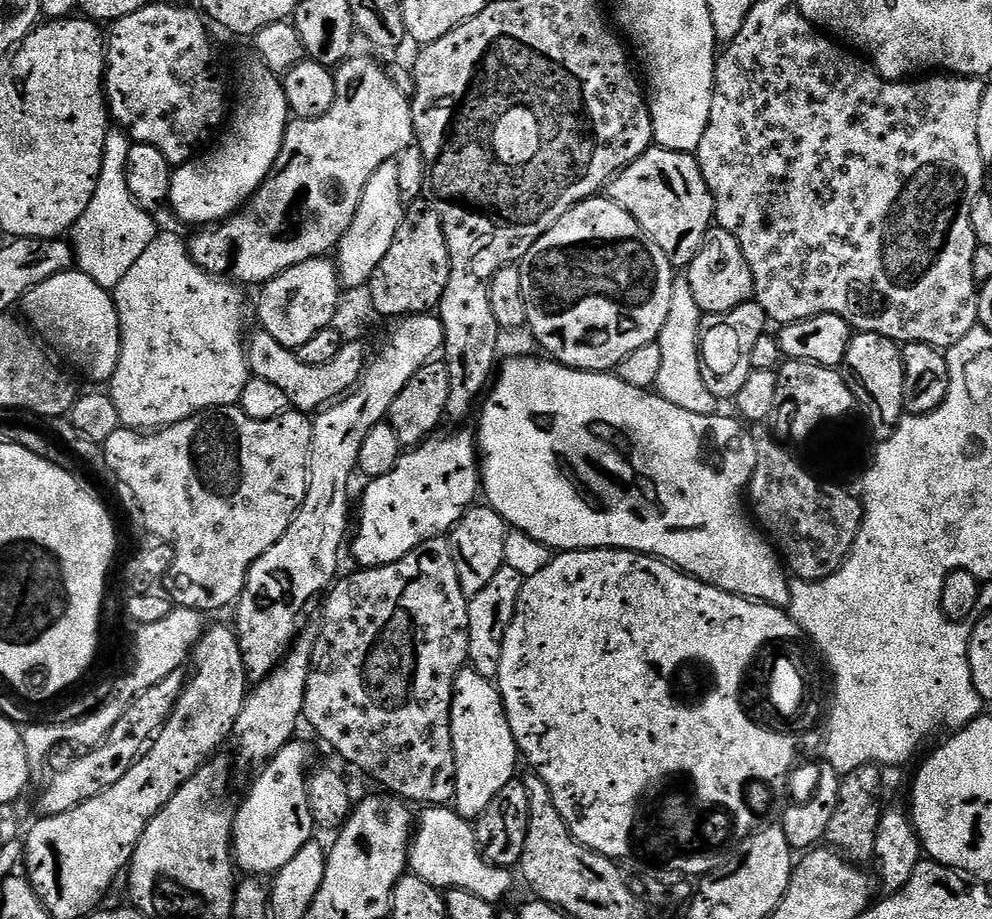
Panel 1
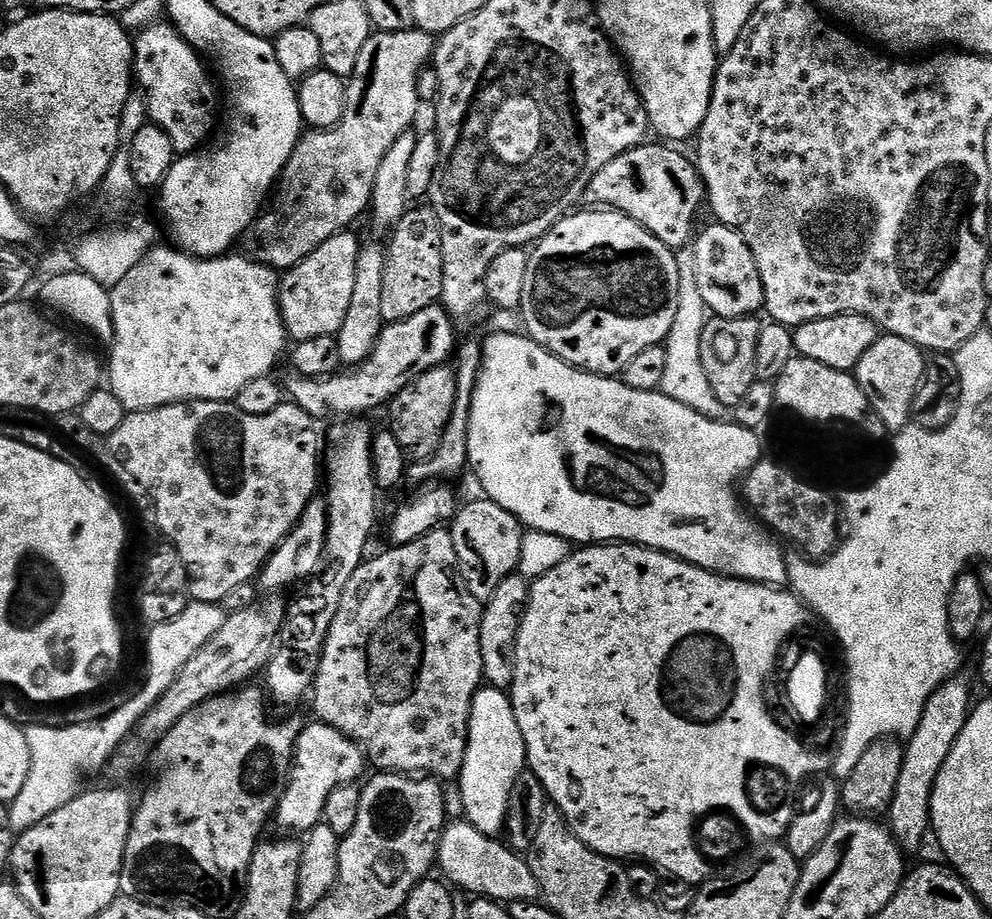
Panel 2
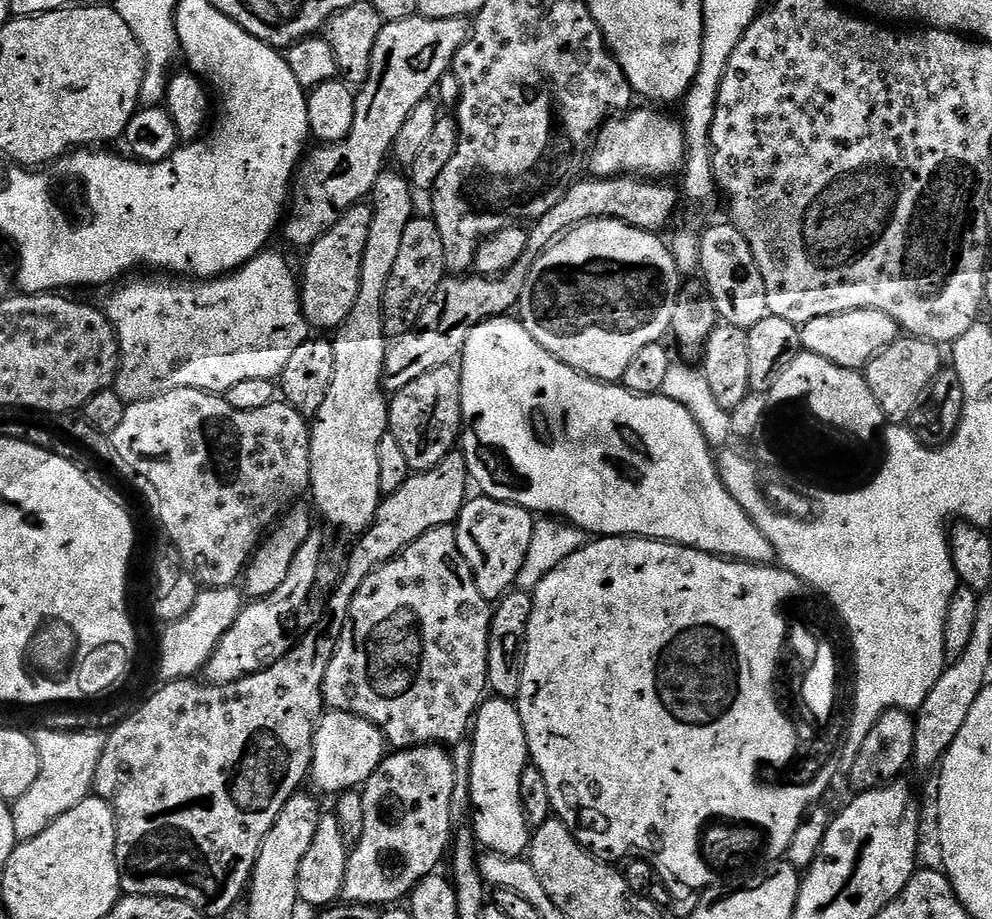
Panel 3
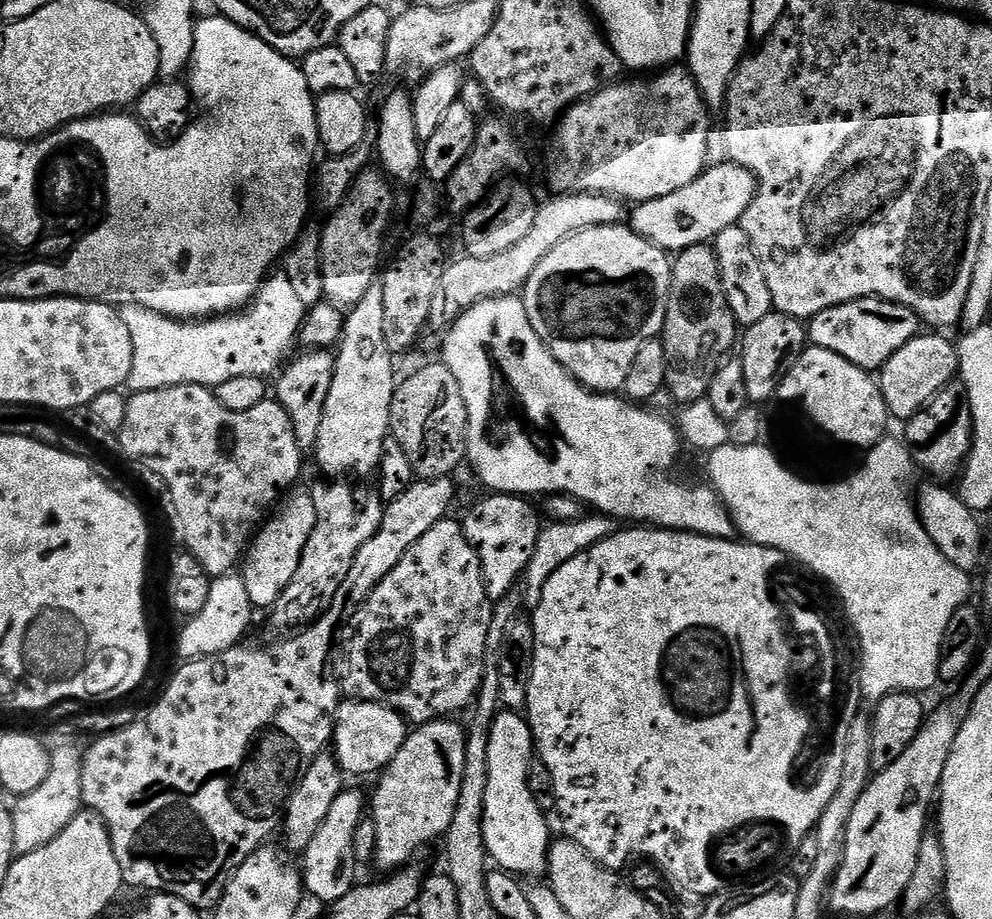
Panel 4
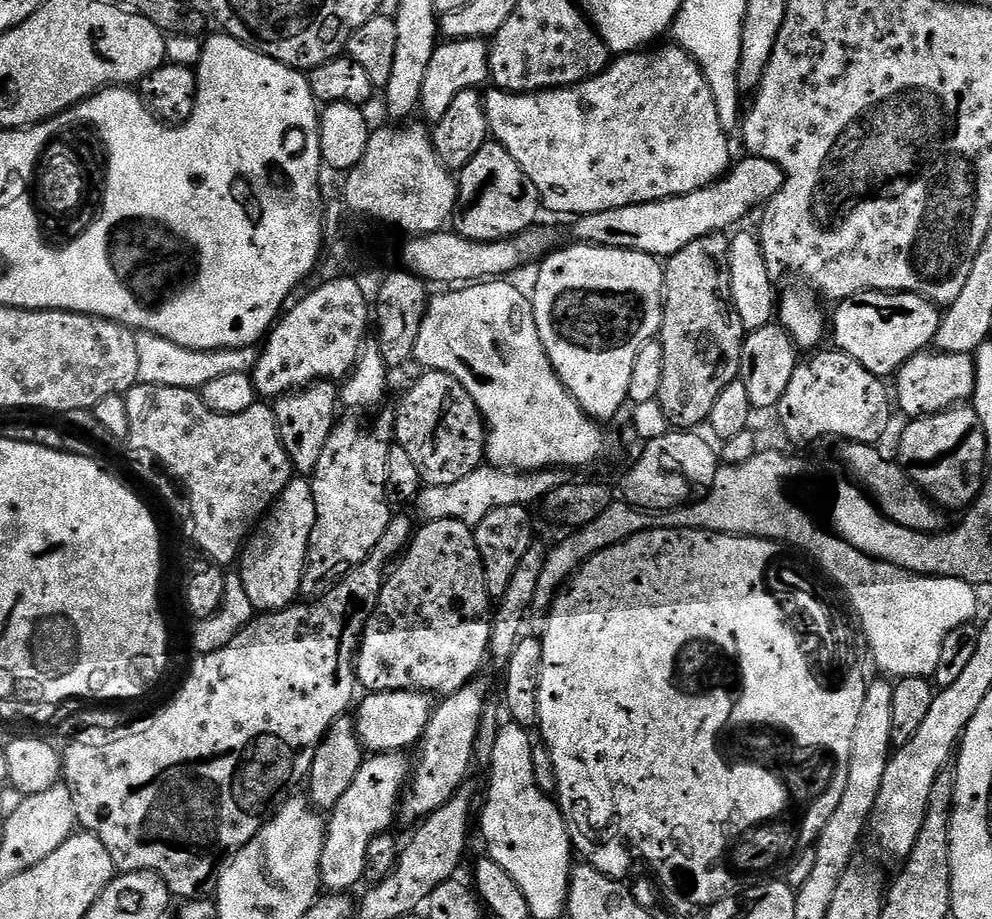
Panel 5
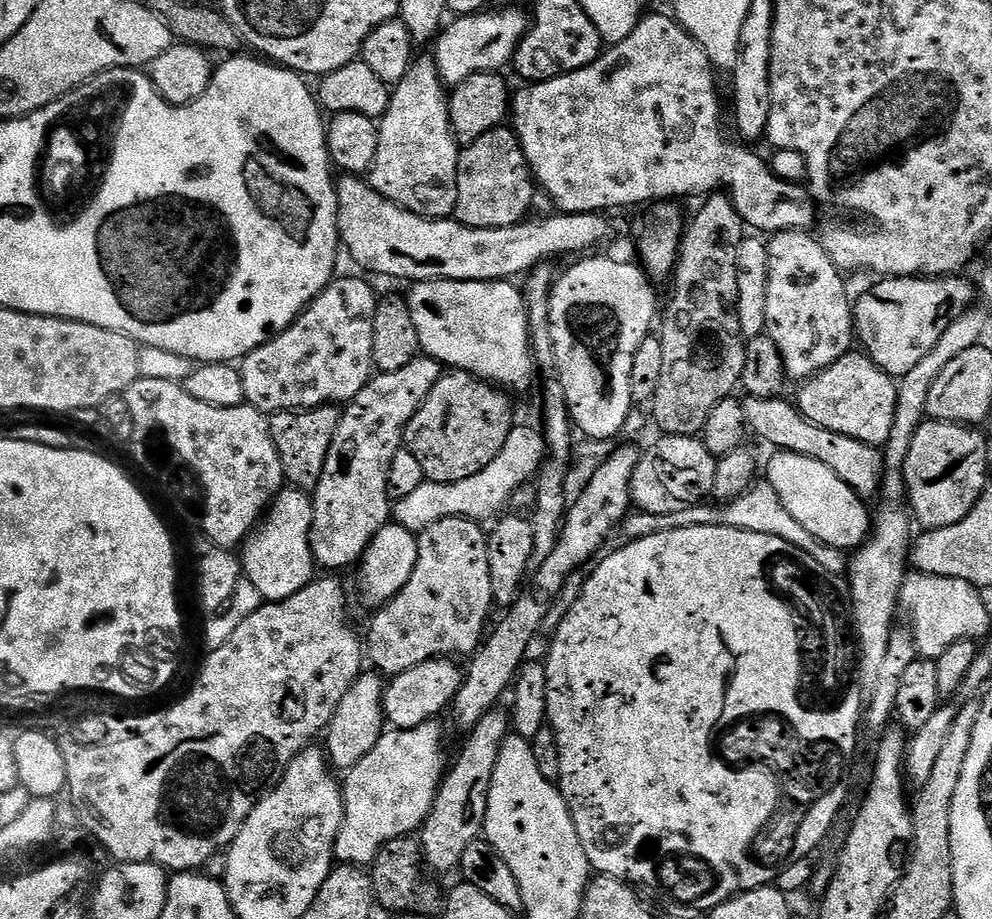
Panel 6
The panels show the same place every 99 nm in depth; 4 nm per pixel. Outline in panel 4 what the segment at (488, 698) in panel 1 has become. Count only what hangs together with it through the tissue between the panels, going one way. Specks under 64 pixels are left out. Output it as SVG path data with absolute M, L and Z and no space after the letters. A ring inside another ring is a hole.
M504 710L492 721L490 730L490 750L488 762L490 772L486 778L486 810L484 811L484 841L489 857L496 860L501 869L520 878L540 878L548 871L548 820L545 809L538 806L534 794L530 794L528 785L528 767L534 759L534 741L532 728L519 711Z

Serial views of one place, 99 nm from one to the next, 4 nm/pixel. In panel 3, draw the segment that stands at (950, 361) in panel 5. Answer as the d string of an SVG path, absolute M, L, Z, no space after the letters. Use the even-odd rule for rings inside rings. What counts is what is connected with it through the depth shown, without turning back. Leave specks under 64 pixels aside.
M901 335L890 346L886 346L863 369L878 406L882 406L885 421L900 426L911 421L912 413L918 407L916 399L923 397L931 389L942 367L941 349L930 340L917 340L915 336Z

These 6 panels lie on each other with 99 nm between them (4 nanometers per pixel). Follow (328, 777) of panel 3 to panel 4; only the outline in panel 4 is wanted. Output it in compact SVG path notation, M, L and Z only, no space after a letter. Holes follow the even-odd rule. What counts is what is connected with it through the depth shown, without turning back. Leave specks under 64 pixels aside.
M354 699L341 703L336 712L334 729L334 755L340 764L341 772L349 777L383 772L384 767L394 758L394 754L402 750L402 742L409 731L404 717L385 704L370 704Z

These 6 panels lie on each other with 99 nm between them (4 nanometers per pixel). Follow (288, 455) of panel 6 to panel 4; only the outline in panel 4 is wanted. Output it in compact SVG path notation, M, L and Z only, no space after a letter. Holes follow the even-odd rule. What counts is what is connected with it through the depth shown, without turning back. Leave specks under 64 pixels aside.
M314 348L301 353L301 356L293 355L275 377L277 380L276 384L274 380L274 399L286 410L290 426L294 426L294 438L298 438L301 453L308 454L315 449L318 442L318 429L322 426L322 410L326 410L330 382L334 382L336 358L326 348Z

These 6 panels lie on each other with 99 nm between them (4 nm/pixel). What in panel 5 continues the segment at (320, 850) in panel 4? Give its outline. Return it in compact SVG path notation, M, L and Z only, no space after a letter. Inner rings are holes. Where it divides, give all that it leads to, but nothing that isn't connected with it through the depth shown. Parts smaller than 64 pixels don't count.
M403 751L378 752L369 755L358 770L358 775L354 777L354 782L350 782L350 790L346 790L346 794L342 794L342 798L338 798L336 805L330 809L330 815L326 820L324 849L320 862L320 882L329 893L347 893L352 890L348 888L354 887L360 879L365 879L364 867L368 861L370 842L380 832L388 832L391 829L392 812L394 816L398 808L398 801L402 796L402 785L410 776L410 760L409 757L407 760L405 756L407 755Z

